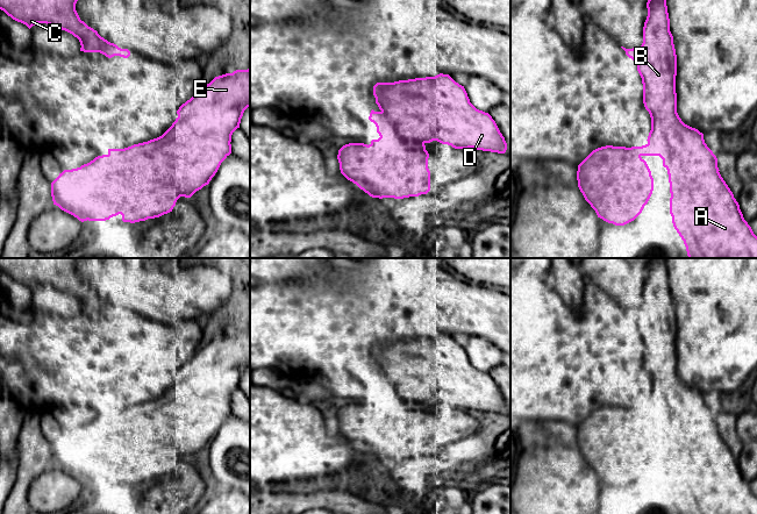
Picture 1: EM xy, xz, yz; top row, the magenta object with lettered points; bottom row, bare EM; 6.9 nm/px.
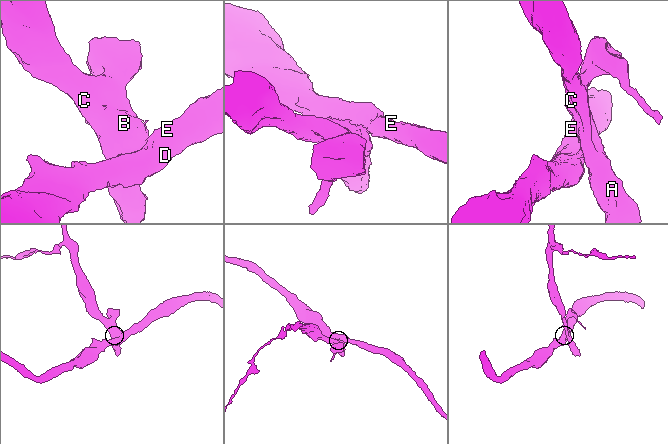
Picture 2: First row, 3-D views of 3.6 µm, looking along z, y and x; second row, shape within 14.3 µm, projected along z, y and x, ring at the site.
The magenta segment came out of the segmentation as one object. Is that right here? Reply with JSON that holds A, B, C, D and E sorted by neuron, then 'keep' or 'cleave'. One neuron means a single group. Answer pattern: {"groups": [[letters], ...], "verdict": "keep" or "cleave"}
{"groups": [["A", "B", "C"], ["D", "E"]], "verdict": "cleave"}

